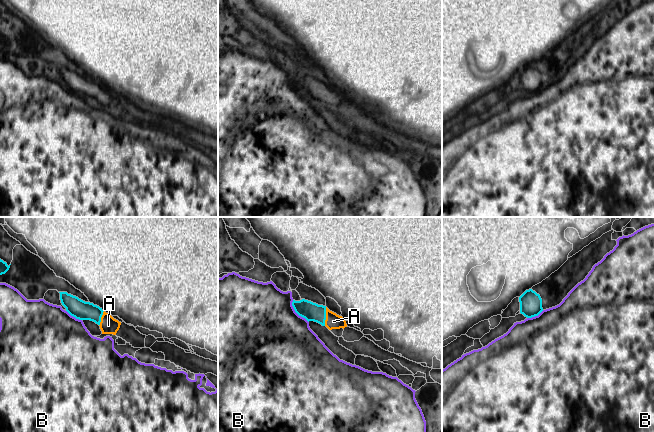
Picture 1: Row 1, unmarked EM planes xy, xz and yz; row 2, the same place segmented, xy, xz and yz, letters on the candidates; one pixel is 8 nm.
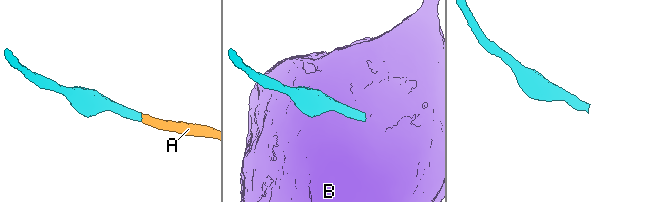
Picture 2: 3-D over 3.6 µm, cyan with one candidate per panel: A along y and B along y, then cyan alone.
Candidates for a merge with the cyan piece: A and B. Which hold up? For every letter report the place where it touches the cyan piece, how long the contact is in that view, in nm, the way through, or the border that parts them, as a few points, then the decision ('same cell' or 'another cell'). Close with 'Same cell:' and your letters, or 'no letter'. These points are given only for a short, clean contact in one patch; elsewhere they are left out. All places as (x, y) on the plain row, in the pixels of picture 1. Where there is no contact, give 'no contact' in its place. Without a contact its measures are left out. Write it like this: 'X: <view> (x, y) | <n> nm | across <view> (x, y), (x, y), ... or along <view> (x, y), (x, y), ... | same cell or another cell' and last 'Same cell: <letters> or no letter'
A: xz (325, 92) | 150 nm | across xz (310, 87), (325, 92), (333, 97) | same cell
B: xz (296, 88) | 220 nm | another cell
Same cell: A

